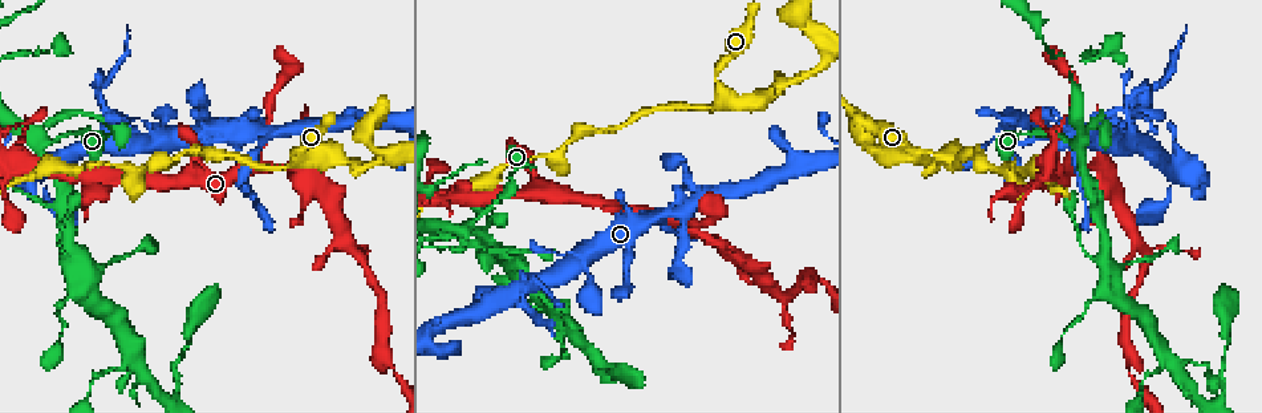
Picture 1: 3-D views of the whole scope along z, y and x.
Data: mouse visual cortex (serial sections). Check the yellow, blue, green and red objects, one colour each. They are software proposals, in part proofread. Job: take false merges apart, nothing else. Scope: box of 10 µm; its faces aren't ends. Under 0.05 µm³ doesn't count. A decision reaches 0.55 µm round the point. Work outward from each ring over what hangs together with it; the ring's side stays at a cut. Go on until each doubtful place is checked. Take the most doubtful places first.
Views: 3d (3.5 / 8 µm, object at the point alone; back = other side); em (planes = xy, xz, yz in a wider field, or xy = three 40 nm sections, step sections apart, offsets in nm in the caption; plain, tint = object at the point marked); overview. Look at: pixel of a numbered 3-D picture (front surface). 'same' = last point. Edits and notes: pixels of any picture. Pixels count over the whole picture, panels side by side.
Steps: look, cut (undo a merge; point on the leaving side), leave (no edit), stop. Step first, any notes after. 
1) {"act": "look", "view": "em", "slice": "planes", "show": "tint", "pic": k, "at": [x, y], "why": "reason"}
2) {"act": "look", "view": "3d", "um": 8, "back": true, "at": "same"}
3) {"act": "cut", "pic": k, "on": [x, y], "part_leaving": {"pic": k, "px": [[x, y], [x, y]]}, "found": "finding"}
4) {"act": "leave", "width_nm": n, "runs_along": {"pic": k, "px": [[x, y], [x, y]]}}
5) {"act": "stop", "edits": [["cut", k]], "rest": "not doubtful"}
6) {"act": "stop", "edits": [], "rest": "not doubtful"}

{"act": "look", "view": "3d", "um": 3.5, "pic": 1, "at": [1077, 146], "why": "four or more arms meet"}

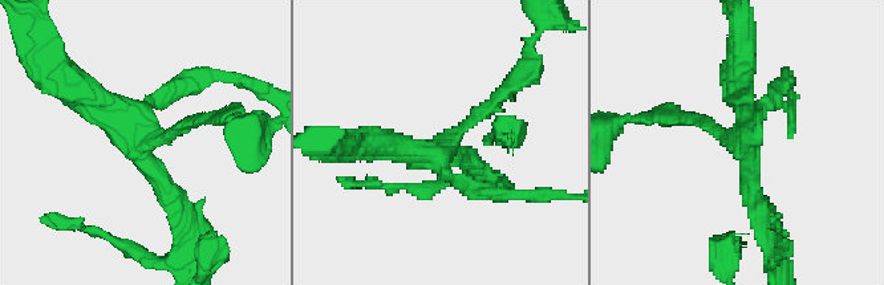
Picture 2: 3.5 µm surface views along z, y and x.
{"act": "leave", "runs_along": {"pic": 2, "px": [[686, 117], [738, 137], [762, 215]]}, "found": "all the same cell"}

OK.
{"act": "look", "view": "3d", "um": 8, "pic": 1, "at": [65, 200], "why": "branch point"}

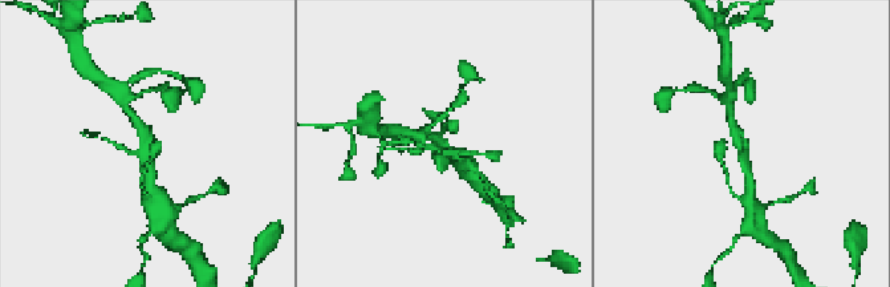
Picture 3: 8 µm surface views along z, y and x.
{"act": "look", "view": "3d", "um": 3.5, "at": "same", "why": "closer look"}

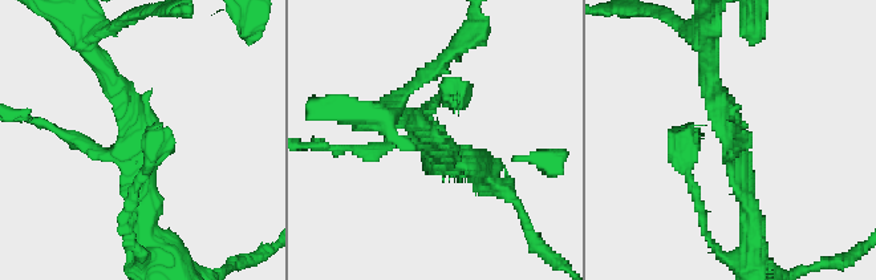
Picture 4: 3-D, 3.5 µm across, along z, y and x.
{"act": "leave", "arm_widths_nm": [150, 250, 250], "runs_along": {"pic": 4, "px": [[100, 65], [141, 126], [145, 224]]}, "found": "one cell here"}

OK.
{"act": "look", "view": "3d", "um": 3.5, "pic": 1, "at": [567, 141], "why": "narrows sharply"}

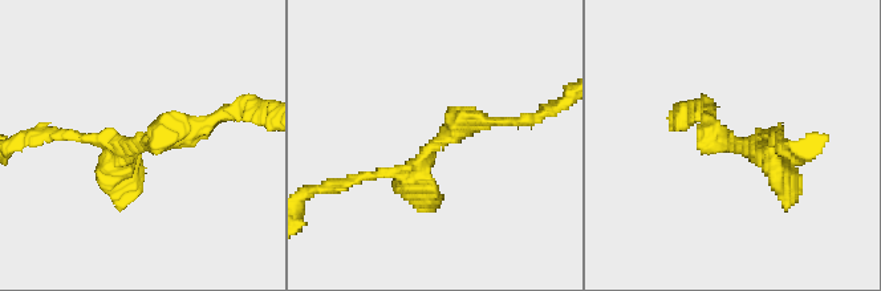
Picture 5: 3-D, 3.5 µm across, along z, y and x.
{"act": "look", "view": "em", "slice": "xy", "step": 2, "show": "tint", "pic": 5, "at": [135, 143], "arms": 3, "arm_widths_nm": [150, 150, 300], "why": "need the tissue"}

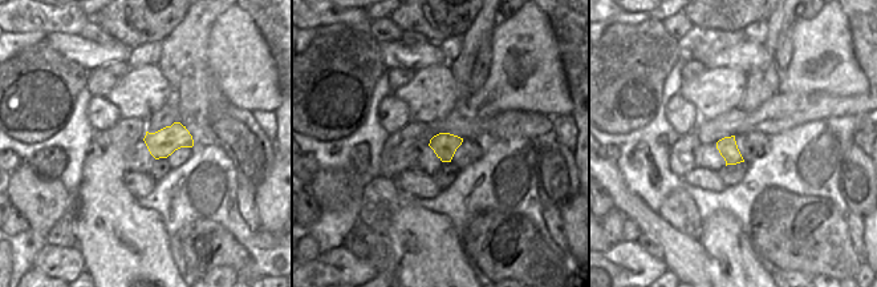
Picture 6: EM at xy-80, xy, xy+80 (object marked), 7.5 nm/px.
{"act": "leave", "runs_along": {"pic": 5, "px": [[512, 121], [463, 121], [406, 173], [357, 176]]}, "found": "one cell here"}

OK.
{"act": "look", "view": "3d", "um": 3.5, "pic": 1, "at": [68, 257], "why": "small branch off a trunk"}

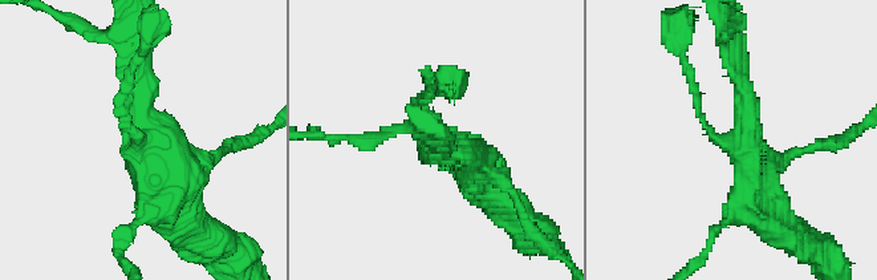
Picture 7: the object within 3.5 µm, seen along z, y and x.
{"act": "look", "view": "em", "slice": "xy", "step": 3, "show": "tint", "pic": 7, "at": [141, 141], "why": "now the EM"}

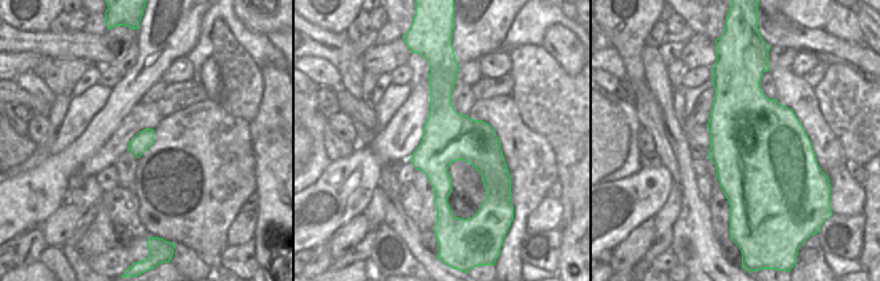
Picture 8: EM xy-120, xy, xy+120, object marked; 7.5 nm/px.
{"act": "leave", "runs_along": {"pic": 8, "px": [[453, 72], [441, 85], [440, 210]]}, "found": "one cell here"}

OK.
{"act": "look", "view": "3d", "um": 3.5, "pic": 1, "at": [1131, 140], "why": "a narrow waist"}

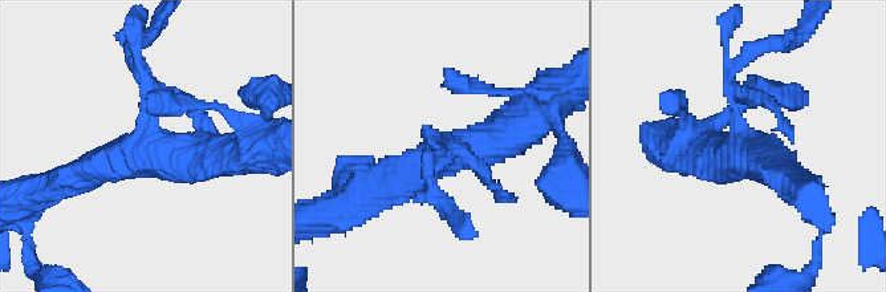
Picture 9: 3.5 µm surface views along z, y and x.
{"act": "look", "view": "em", "slice": "xy", "step": 1, "show": "tint", "pic": 9, "at": [448, 154], "why": "shape alone is not enough"}

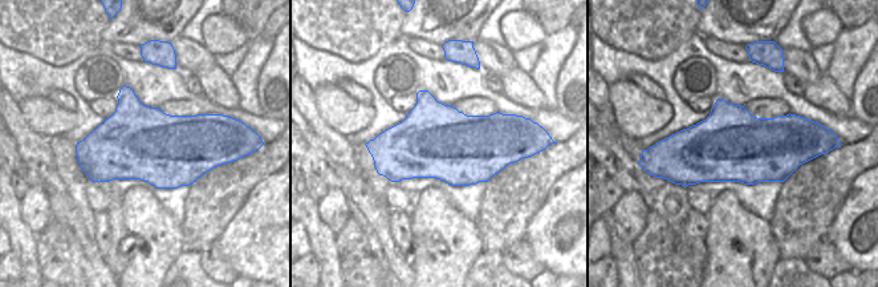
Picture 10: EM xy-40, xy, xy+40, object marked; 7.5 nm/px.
{"act": "leave", "width_nm": 550, "runs_along": {"pic": 9, "px": [[535, 116], [376, 187]]}, "found": "one cell here"}

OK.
{"act": "stop", "edits": [], "rest": "not doubtful"}

